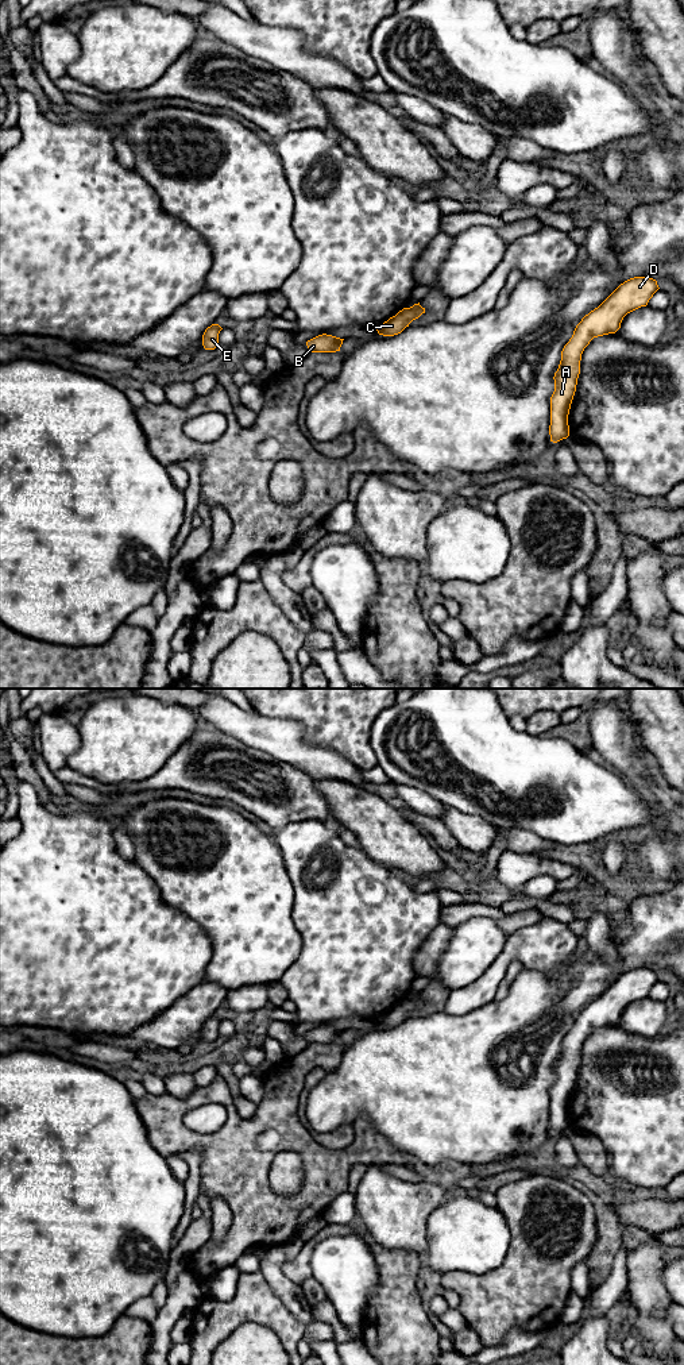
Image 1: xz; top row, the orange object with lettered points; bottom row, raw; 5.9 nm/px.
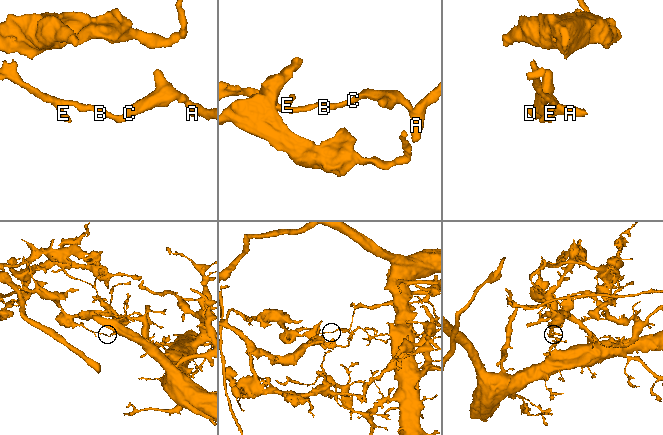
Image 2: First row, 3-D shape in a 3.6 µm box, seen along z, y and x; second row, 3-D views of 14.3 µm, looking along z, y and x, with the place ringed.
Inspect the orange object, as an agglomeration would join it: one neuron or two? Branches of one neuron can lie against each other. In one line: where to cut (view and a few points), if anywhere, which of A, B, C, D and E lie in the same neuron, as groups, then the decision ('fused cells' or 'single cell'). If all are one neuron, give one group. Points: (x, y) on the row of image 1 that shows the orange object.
cut in xz along (379, 327), (377, 330); A C D / B E; fused cells

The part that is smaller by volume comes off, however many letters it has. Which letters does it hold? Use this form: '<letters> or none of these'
B, E

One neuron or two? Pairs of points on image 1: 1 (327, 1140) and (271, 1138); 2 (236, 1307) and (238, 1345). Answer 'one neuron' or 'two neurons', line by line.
1: two neurons
2: two neurons

